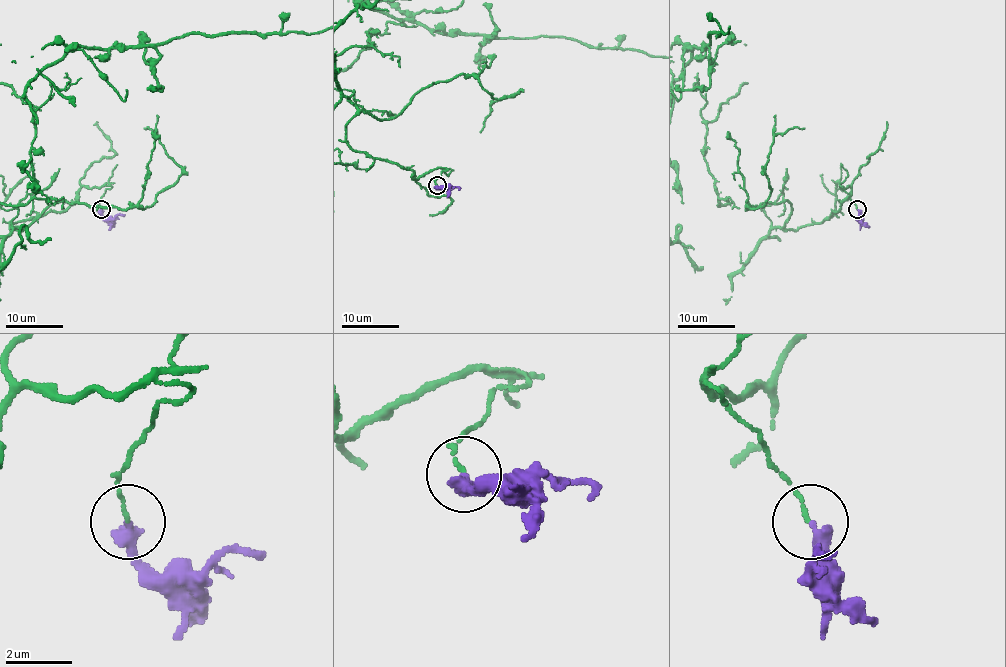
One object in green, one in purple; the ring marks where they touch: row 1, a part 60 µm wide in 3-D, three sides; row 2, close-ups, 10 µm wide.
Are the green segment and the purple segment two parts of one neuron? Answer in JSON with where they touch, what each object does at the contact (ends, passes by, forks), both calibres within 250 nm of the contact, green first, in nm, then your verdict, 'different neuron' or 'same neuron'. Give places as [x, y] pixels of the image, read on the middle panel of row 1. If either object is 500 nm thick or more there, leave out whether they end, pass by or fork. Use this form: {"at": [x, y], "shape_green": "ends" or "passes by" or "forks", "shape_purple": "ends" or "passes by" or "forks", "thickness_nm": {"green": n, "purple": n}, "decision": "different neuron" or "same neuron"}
{"at": [437, 185], "shape_green": "ends", "shape_purple": "ends", "thickness_nm": {"green": 100, "purple": 400}, "decision": "different neuron"}

